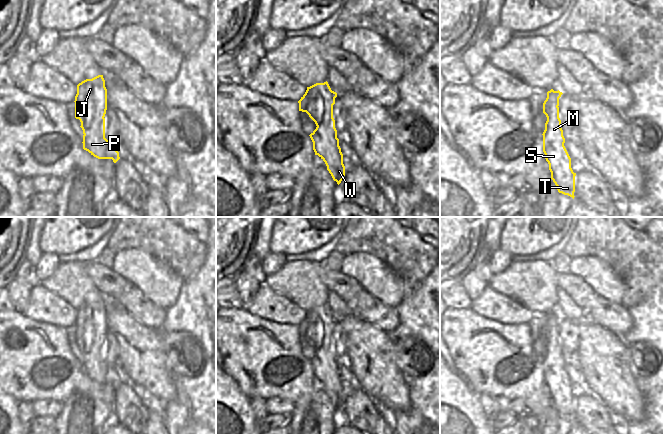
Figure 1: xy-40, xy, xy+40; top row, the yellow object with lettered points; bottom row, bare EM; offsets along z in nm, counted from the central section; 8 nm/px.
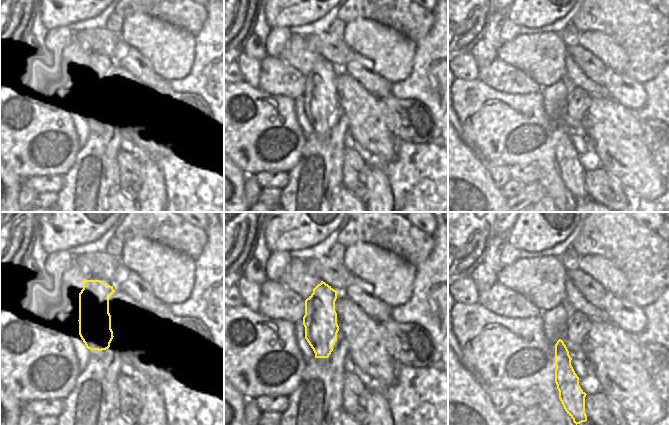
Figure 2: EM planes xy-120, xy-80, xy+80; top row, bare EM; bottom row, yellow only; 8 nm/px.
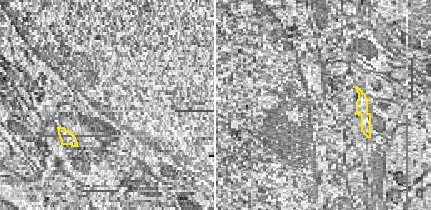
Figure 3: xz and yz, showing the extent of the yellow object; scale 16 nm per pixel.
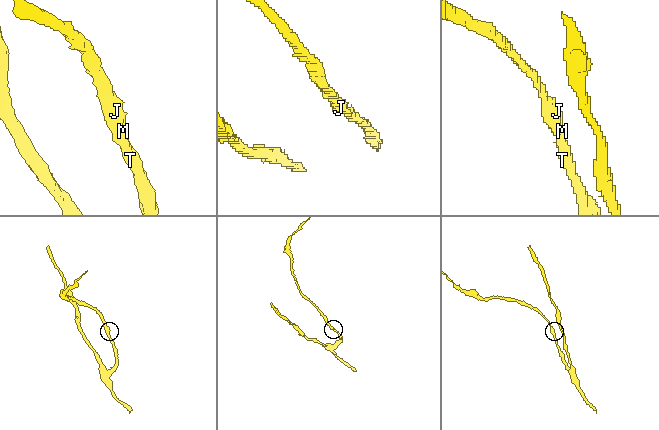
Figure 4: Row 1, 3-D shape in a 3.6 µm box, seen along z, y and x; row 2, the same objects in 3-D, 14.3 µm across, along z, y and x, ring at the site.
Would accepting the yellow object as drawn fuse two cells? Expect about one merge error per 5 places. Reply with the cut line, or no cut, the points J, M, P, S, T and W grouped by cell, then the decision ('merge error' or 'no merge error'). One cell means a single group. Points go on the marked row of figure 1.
cut none; groups J M P S T W; no merge error

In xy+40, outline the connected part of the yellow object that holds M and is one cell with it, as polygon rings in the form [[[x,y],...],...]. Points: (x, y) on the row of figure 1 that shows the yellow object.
[[[551,89],[543,103],[543,113],[547,117],[543,132],[543,152],[549,164],[551,179],[559,193],[574,199],[575,176],[571,168],[571,158],[564,146],[565,138],[559,118],[559,98],[563,93]]]

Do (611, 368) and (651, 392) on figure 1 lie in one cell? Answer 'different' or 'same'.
different

